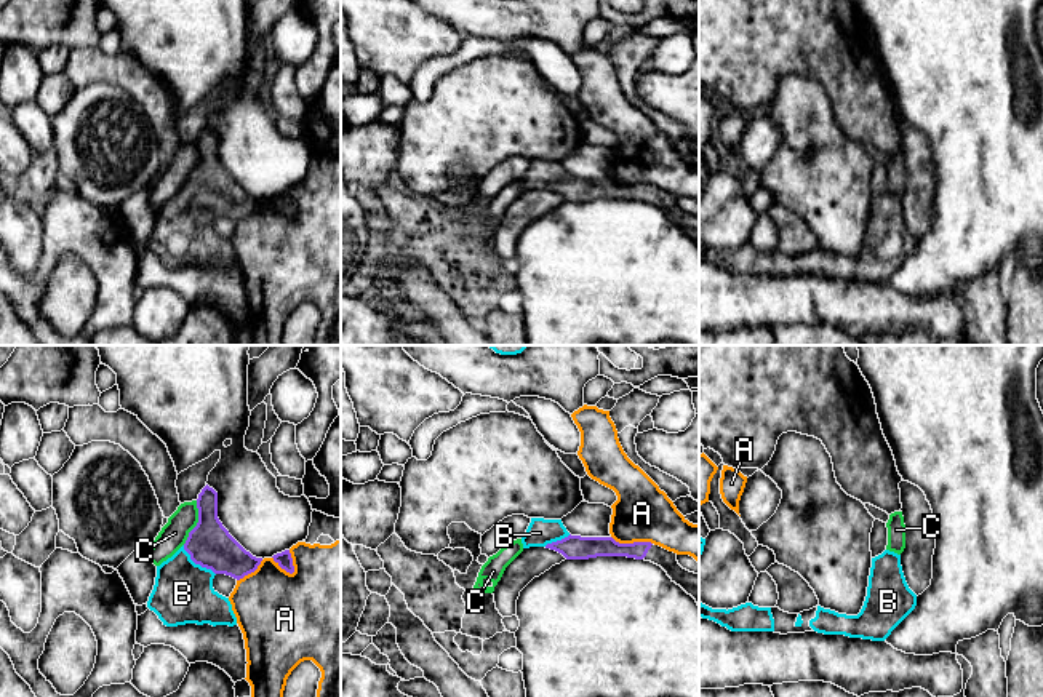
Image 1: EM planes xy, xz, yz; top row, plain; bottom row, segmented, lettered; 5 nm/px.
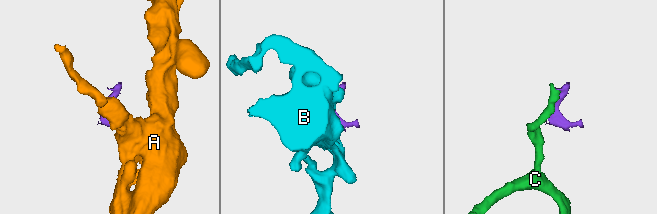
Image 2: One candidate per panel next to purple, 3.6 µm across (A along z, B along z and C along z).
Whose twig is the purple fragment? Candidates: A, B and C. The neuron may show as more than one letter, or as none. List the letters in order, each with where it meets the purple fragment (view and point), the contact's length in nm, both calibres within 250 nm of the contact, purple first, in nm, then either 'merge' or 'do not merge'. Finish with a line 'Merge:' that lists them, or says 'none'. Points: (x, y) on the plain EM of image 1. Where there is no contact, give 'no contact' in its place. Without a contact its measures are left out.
A: xy (283, 210) | 140 nm | 80/460 nm | do not merge
B: xy (197, 205) | 220 nm | 220/300 nm | merge
C: xy (197, 165) | 240 nm | 220/140 nm | do not merge
Merge: B

